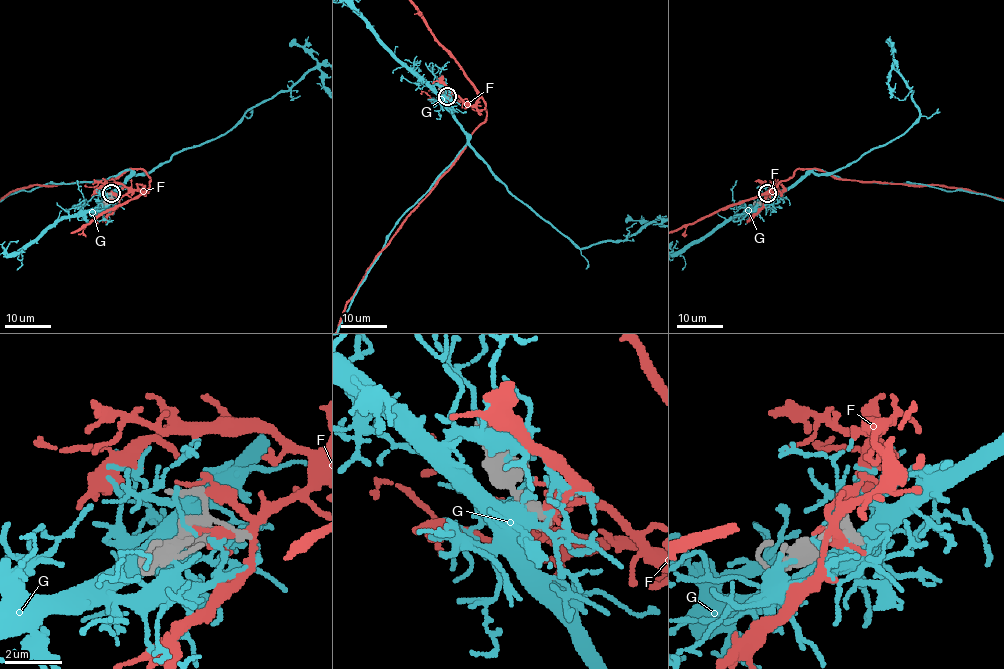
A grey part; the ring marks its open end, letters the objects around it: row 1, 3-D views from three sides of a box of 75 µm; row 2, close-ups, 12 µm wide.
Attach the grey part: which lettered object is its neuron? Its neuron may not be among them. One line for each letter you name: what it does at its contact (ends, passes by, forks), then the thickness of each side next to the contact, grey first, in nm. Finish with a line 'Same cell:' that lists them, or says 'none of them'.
Same cell: none of them

